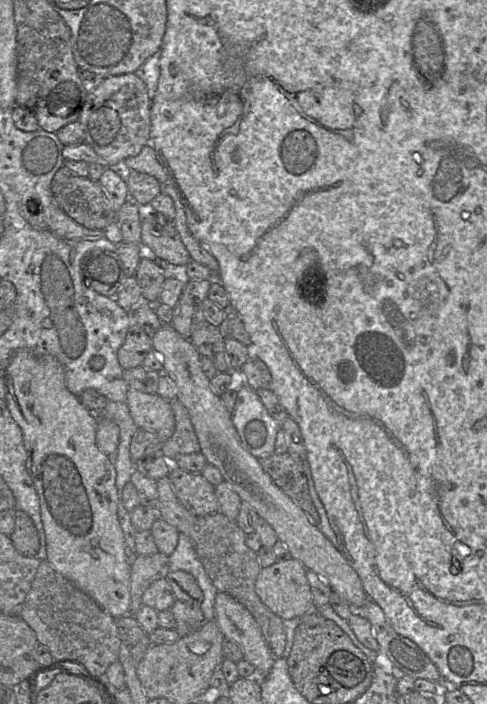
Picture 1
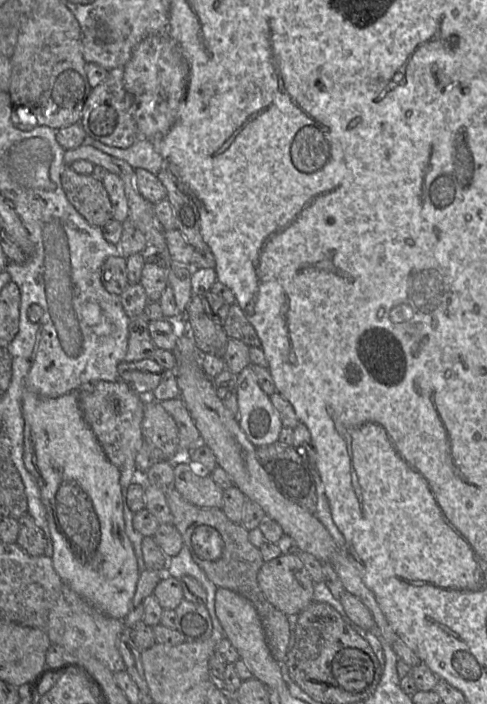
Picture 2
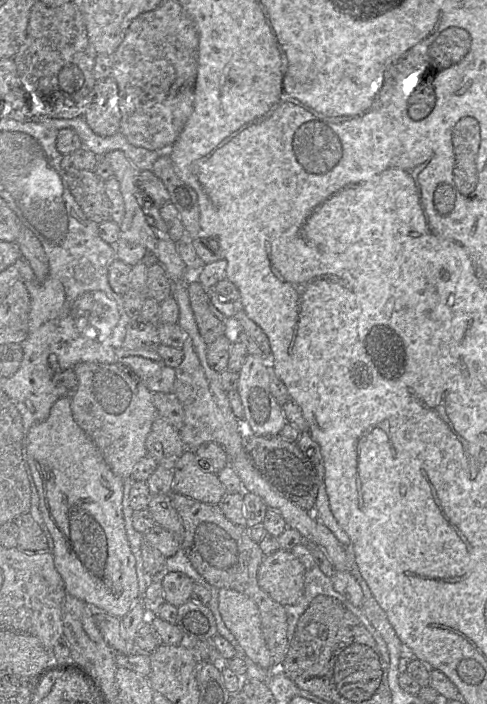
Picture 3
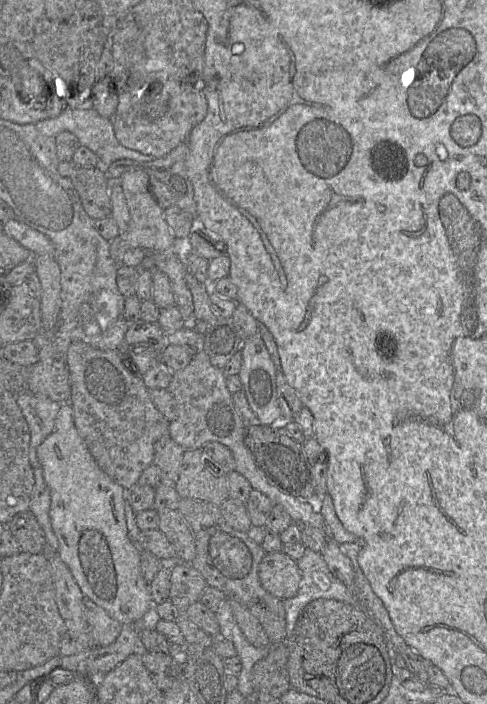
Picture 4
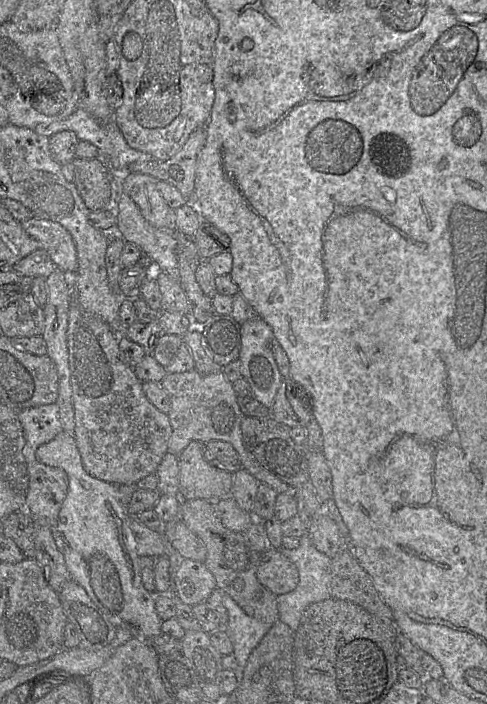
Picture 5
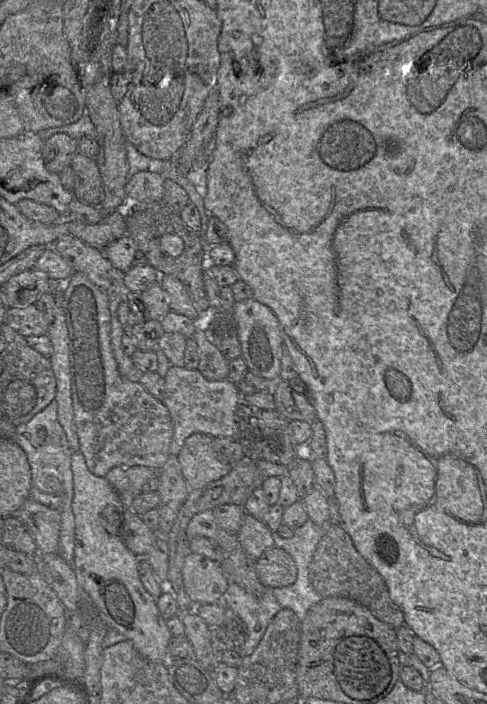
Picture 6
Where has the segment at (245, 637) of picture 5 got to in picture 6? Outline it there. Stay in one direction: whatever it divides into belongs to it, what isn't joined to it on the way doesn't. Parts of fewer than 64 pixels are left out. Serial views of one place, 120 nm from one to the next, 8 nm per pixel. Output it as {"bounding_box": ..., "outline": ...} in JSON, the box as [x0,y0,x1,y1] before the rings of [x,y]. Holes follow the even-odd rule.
{"bounding_box":[218,582,283,657],"outline":[[[230,582],[221,602],[218,602],[231,608],[246,626],[246,640],[242,645],[237,645],[242,657],[253,653],[271,620],[283,609],[273,589],[267,588],[263,596],[256,597],[240,585]]]}

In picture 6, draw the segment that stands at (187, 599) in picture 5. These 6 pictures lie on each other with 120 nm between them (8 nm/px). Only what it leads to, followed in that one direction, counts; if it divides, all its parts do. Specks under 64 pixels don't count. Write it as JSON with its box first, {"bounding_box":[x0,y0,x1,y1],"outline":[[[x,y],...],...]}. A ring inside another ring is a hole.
{"bounding_box":[182,551,230,605],"outline":[[[191,551],[184,560],[182,580],[195,605],[221,602],[230,584],[219,562]]]}

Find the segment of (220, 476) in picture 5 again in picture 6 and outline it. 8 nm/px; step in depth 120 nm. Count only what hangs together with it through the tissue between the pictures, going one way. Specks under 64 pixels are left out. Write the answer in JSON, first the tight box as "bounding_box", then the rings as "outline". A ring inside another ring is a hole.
{"bounding_box":[176,432,233,491],"outline":[[[202,432],[188,437],[176,456],[191,491],[228,474],[233,465],[223,461],[214,449],[214,437]]]}

